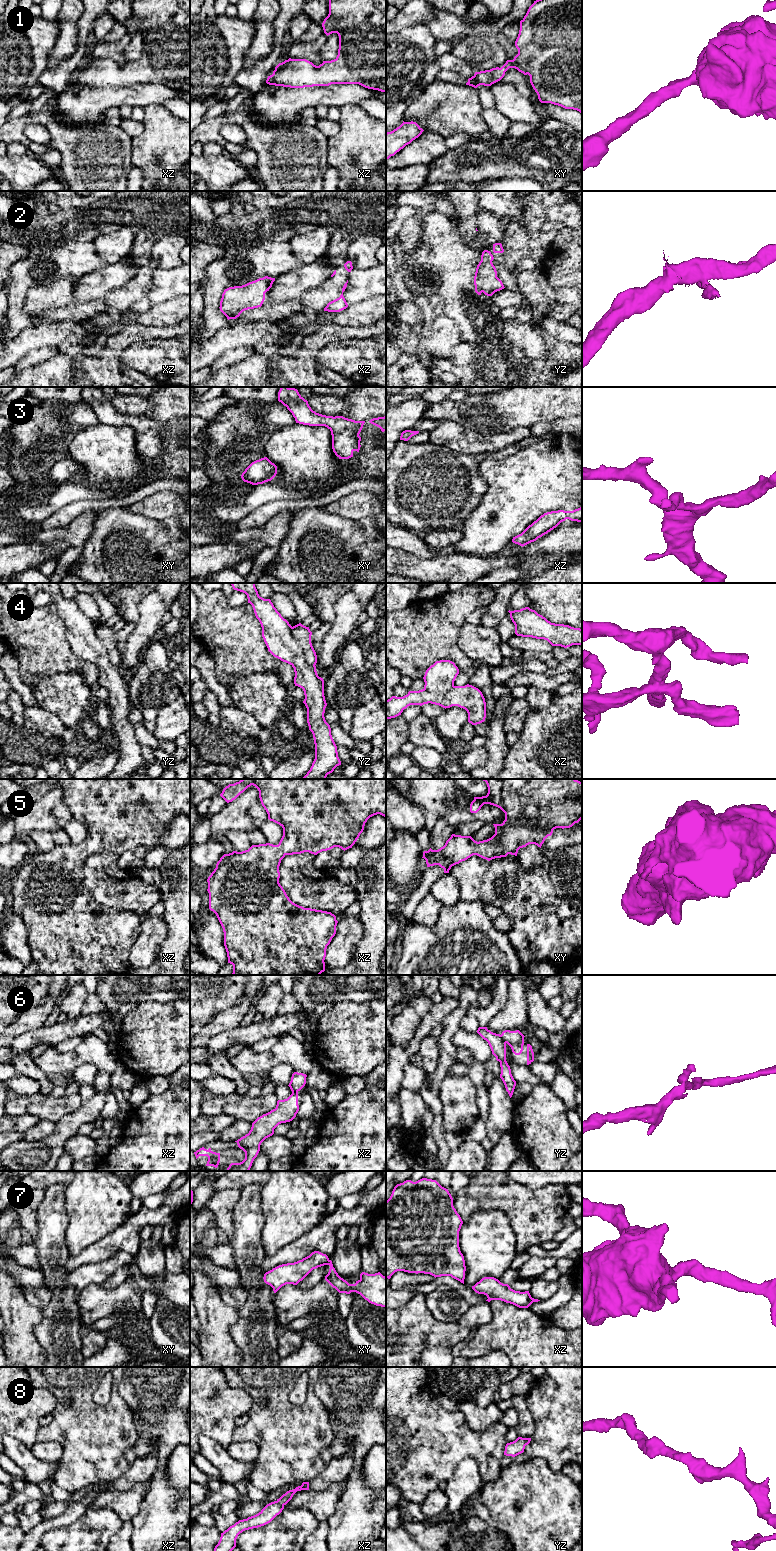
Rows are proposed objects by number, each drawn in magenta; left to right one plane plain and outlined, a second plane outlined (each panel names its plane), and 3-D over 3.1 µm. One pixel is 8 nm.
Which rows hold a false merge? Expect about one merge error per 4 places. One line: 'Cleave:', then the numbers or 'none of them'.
Cleave: 6

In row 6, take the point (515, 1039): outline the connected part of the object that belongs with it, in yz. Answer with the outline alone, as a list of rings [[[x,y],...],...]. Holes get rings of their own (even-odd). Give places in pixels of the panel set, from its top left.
[[[505,1030],[502,1032],[501,1037],[511,1047],[515,1055],[520,1055],[522,1053],[525,1036],[519,1030]]]

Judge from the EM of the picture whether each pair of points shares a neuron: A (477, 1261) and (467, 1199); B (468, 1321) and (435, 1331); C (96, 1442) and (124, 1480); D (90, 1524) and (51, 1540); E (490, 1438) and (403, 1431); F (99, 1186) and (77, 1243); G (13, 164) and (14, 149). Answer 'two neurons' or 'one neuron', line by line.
A: two neurons
B: two neurons
C: two neurons
D: one neuron
E: one neuron
F: one neuron
G: two neurons

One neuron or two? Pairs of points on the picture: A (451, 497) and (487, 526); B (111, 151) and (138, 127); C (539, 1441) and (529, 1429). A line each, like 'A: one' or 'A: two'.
A: two
B: two
C: two

